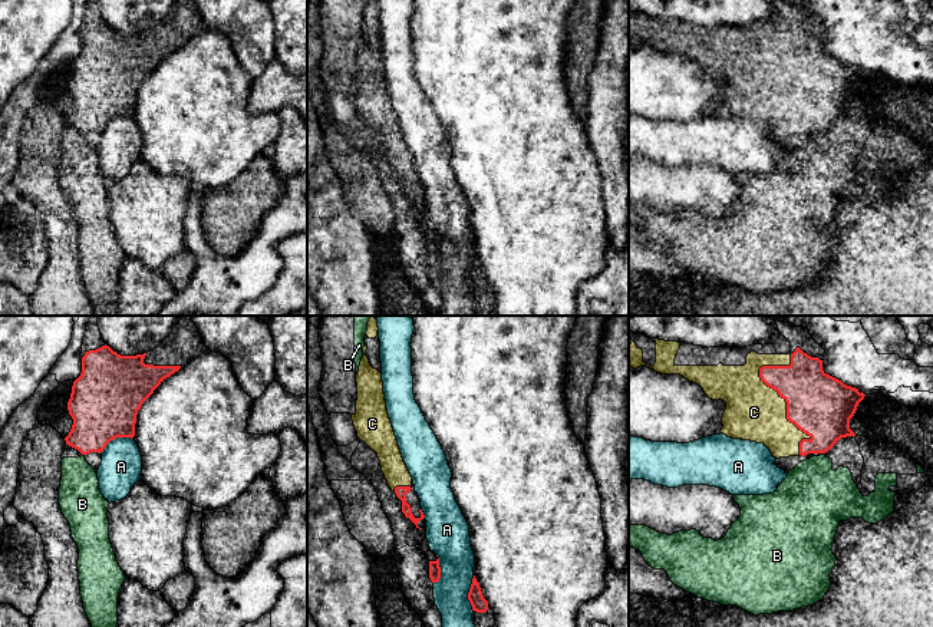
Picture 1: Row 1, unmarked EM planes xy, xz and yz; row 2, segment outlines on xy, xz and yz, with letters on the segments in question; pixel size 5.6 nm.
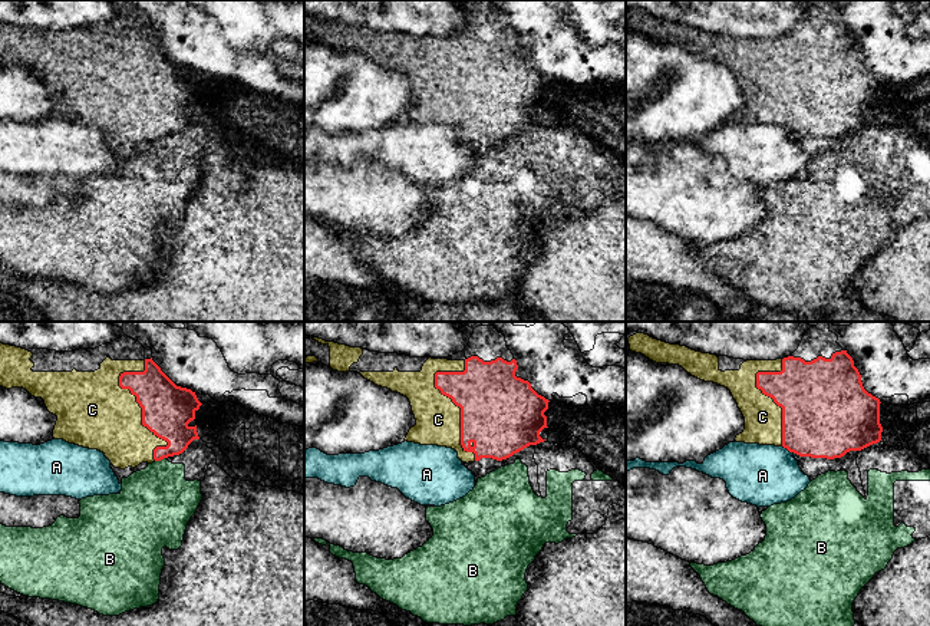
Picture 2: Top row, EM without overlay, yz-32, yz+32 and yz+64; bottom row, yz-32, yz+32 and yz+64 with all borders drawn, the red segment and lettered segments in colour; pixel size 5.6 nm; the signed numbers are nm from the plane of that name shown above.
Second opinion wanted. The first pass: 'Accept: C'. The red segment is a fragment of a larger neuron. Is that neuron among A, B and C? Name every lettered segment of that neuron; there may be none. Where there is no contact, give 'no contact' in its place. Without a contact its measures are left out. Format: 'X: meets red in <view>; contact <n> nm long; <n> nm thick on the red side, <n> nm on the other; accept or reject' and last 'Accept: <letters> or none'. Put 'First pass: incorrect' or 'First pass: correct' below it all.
A: meets red in xy; contact 220 nm long; 380 nm thick on the red side, 240 nm on the other; reject
B: meets red in xz; contact 40 nm long; 70 nm thick on the red side, 20 nm on the other; reject
C: meets red in yz; contact 550 nm long; 360 nm thick on the red side, 320 nm on the other; accept
Accept: C
First pass: correct

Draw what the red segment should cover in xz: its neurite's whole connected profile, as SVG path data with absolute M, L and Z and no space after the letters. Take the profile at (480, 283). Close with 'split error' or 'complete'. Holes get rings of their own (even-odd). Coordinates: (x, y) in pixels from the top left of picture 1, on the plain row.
M475 254L468 271L468 278L472 284L474 293L472 300L475 303L477 316L495 316L494 304L494 288L488 284L488 280L484 277L479 261Z; split error

